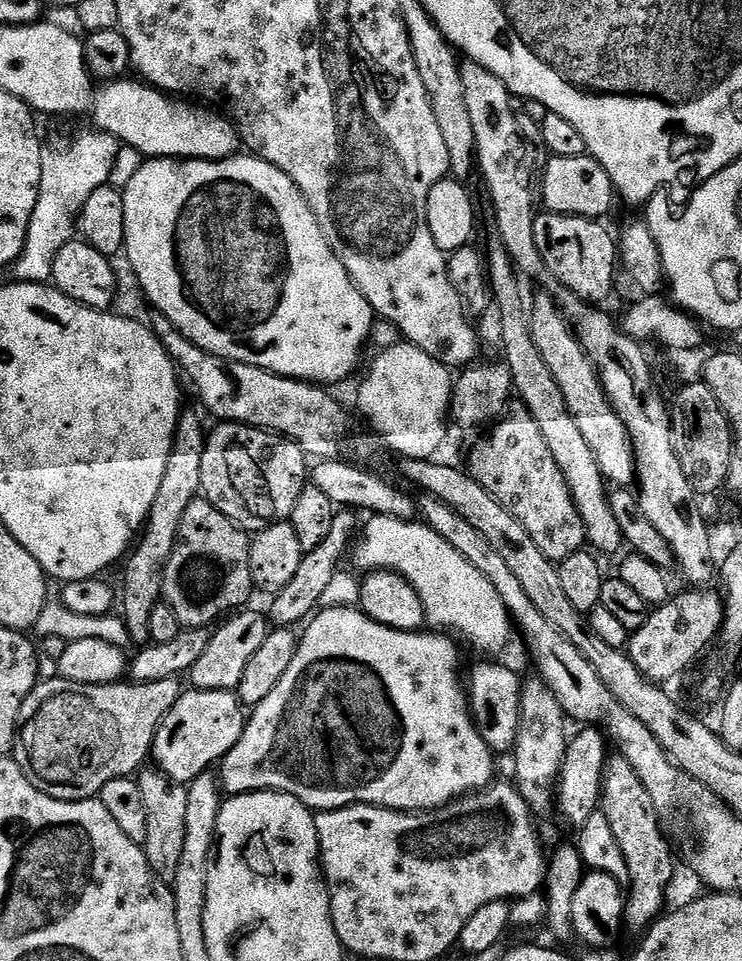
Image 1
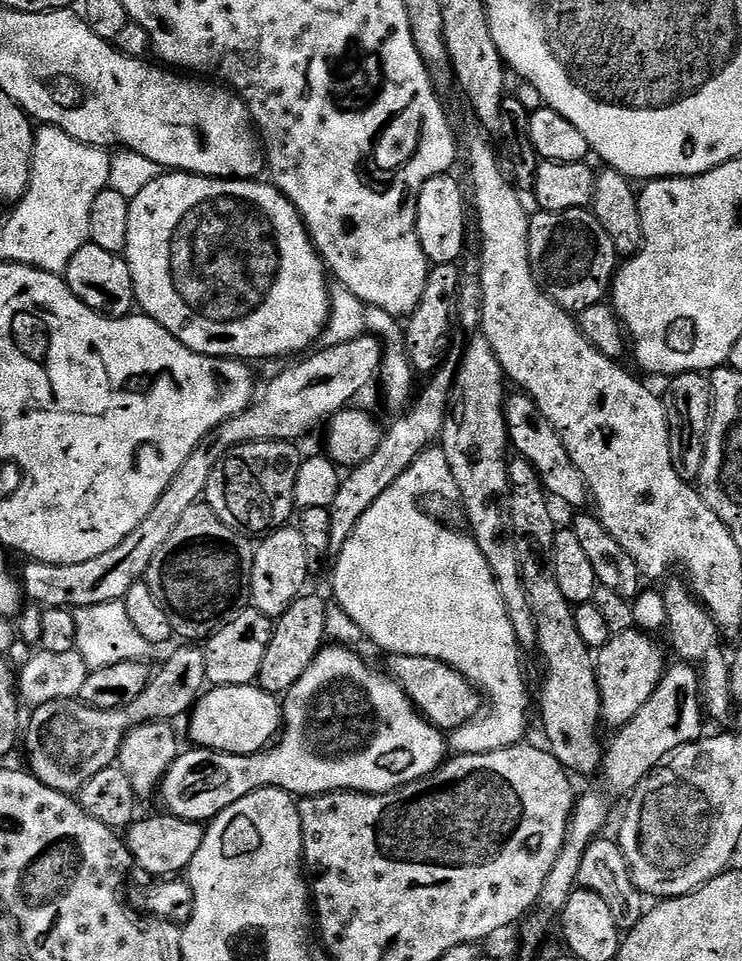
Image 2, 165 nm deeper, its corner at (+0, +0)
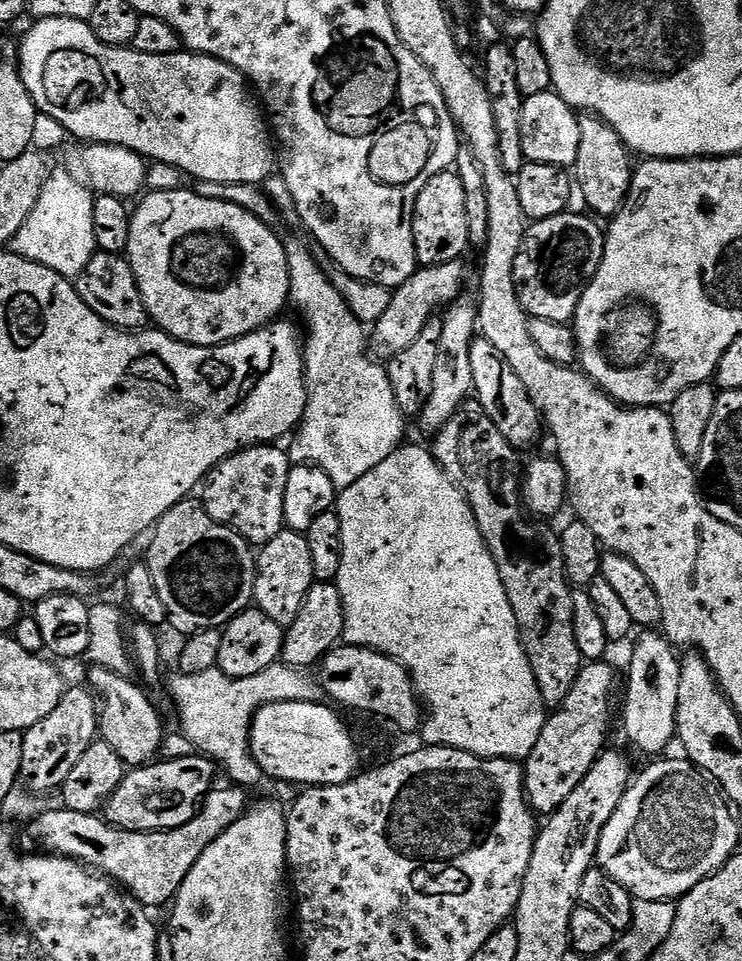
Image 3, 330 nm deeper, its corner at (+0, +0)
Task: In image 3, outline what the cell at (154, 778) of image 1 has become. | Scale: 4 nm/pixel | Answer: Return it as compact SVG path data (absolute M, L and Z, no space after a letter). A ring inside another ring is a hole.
M89 667L87 687L96 693L100 709L99 739L105 740L129 769L153 763L160 756L166 735L164 720L156 704L123 672Z

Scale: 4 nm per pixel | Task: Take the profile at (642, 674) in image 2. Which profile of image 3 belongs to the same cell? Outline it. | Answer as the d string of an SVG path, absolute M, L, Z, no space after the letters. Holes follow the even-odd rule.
M588 662L581 667L566 698L545 719L538 743L523 761L524 796L533 812L547 818L574 794L578 782L590 774L590 766L605 751L608 727L612 724L612 695L616 692L616 672L608 662Z

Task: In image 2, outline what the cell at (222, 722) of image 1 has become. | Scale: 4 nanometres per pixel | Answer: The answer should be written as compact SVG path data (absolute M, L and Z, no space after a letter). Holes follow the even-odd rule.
M255 683L221 688L212 686L200 697L188 722L188 736L195 747L249 756L264 751L279 737L284 723L284 710L277 697L271 696Z

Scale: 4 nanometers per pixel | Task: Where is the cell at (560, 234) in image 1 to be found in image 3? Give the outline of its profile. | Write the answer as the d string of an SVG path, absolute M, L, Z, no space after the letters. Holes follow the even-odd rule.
M569 210L554 218L533 220L524 229L524 241L514 258L512 281L518 302L529 317L568 324L575 316L584 288L602 262L606 235L605 229L599 228L591 215L583 215Z

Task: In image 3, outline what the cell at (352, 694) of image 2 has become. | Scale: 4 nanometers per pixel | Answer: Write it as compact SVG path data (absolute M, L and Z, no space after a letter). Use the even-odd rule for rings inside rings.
M193 754L186 758L161 759L159 762L133 768L122 778L118 790L102 809L103 819L115 828L131 832L163 832L165 828L177 828L190 818L204 803L205 796L217 783L218 765L203 754Z

